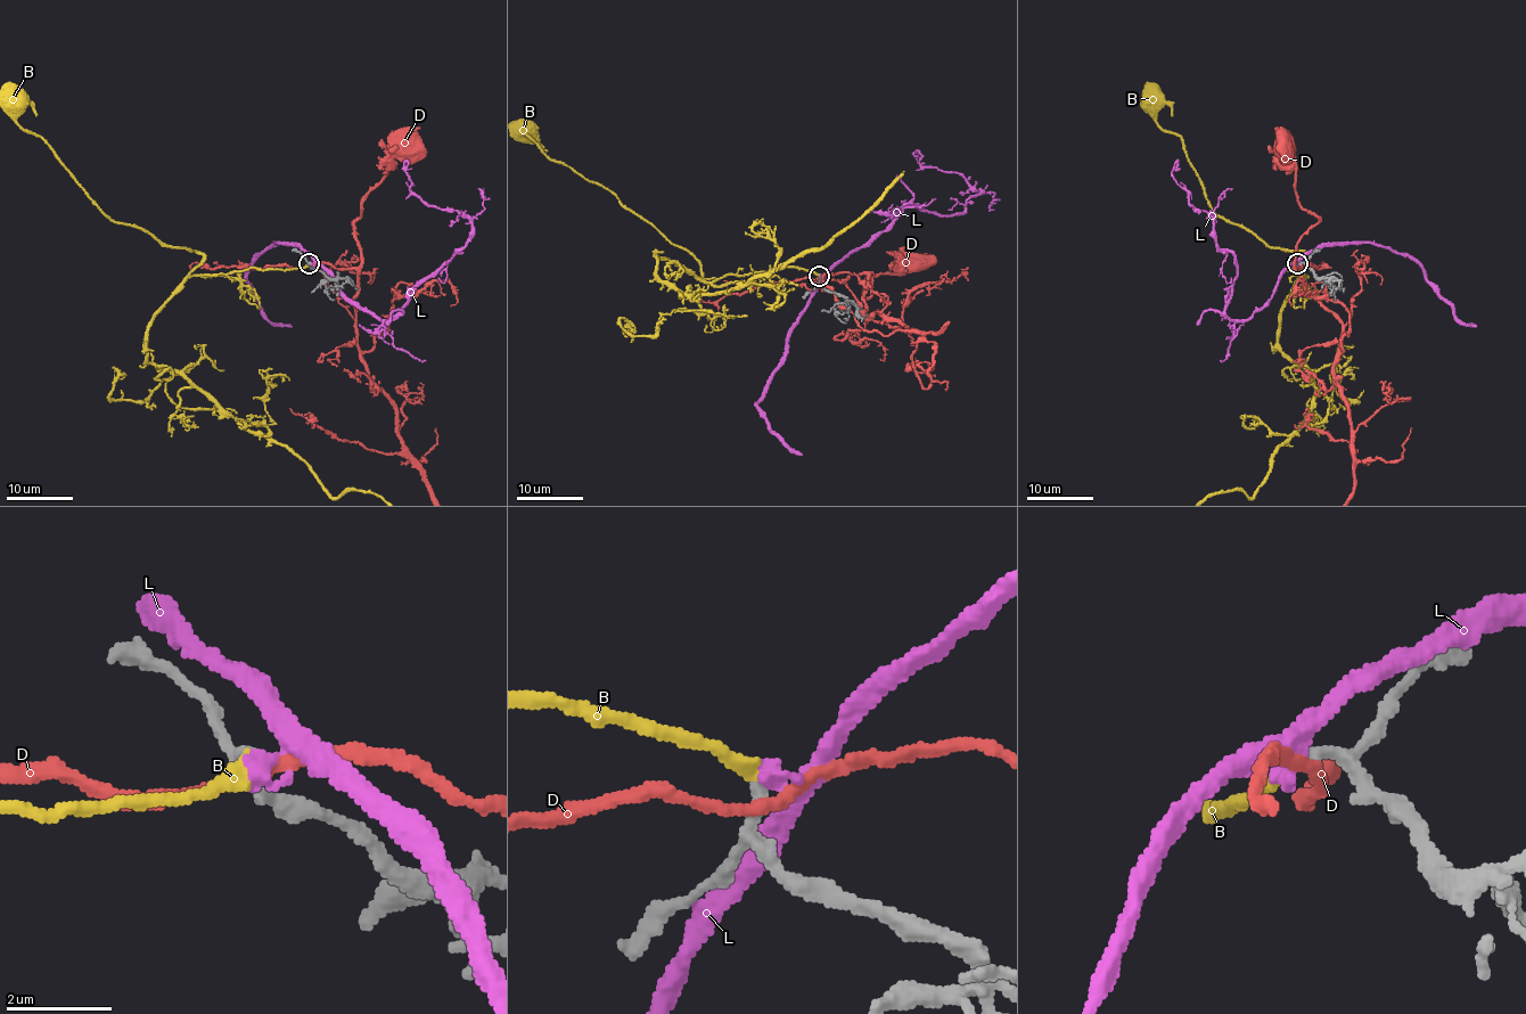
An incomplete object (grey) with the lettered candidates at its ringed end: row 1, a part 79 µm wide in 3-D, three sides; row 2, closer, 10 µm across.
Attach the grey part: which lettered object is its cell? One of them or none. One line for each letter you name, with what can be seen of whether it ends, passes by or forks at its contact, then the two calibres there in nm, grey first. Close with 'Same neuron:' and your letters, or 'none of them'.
B: it ends; calibres 190 and 280 nm
Same neuron: B

